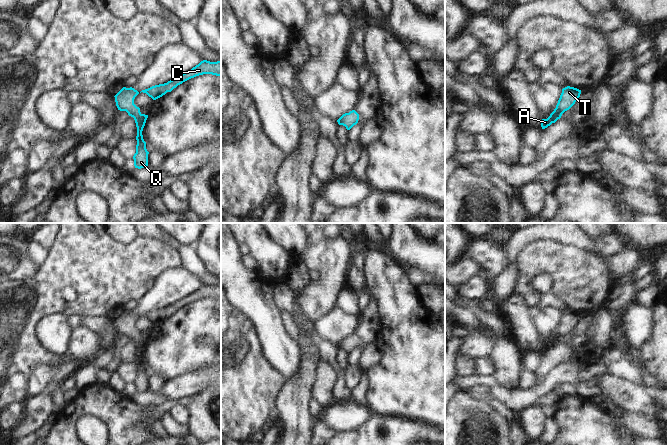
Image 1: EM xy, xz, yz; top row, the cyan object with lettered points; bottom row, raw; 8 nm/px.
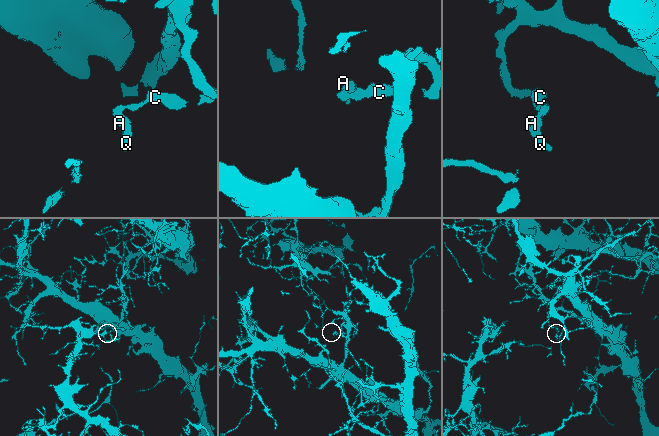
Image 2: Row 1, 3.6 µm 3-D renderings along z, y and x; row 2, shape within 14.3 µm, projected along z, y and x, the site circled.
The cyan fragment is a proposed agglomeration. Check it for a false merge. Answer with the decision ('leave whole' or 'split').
leave whole

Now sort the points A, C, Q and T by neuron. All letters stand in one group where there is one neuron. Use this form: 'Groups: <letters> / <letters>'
Groups: A C Q T.

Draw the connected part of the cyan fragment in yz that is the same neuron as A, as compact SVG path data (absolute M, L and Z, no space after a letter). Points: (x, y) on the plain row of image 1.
M570 310L563 312L554 335L550 338L550 340L547 343L542 343L541 345L542 353L547 352L552 347L555 347L558 343L560 343L562 338L565 335L569 334L575 328L575 326L580 321L580 318L581 314L577 312Z

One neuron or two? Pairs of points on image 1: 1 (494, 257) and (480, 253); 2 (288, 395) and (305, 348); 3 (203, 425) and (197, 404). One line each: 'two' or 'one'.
1: one
2: one
3: one

